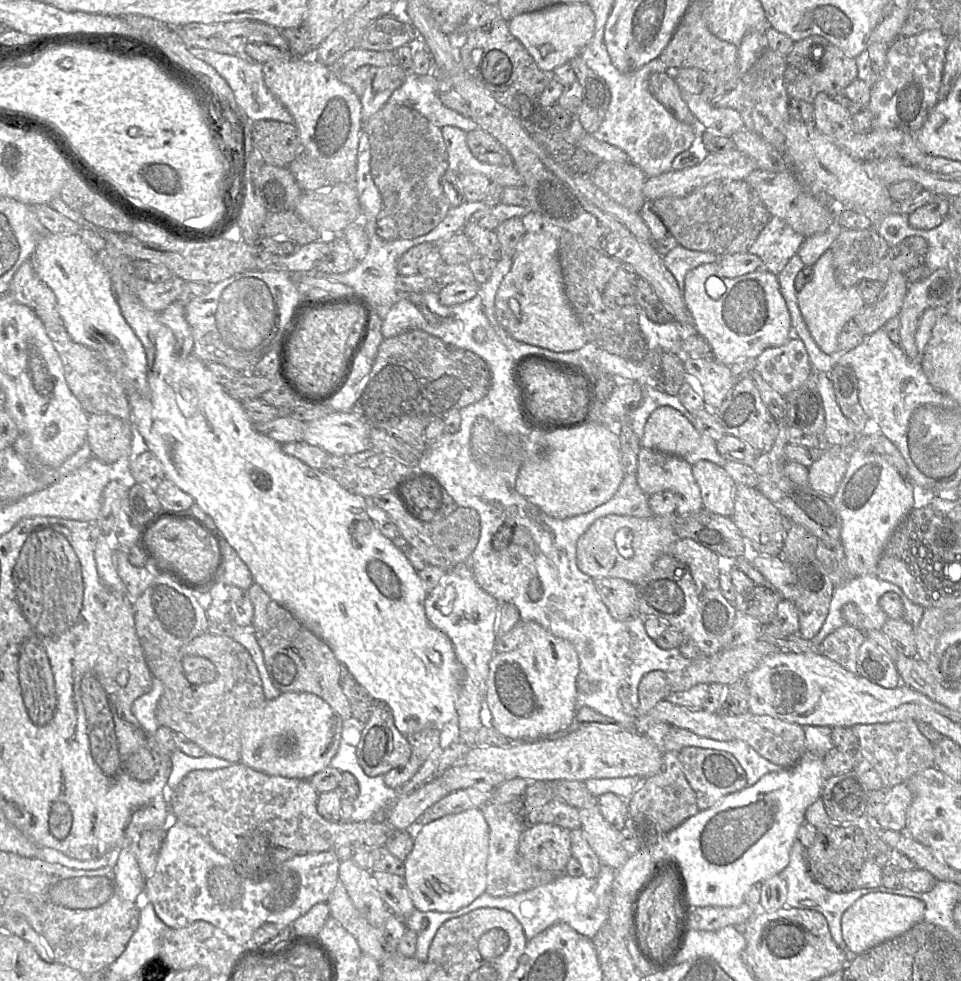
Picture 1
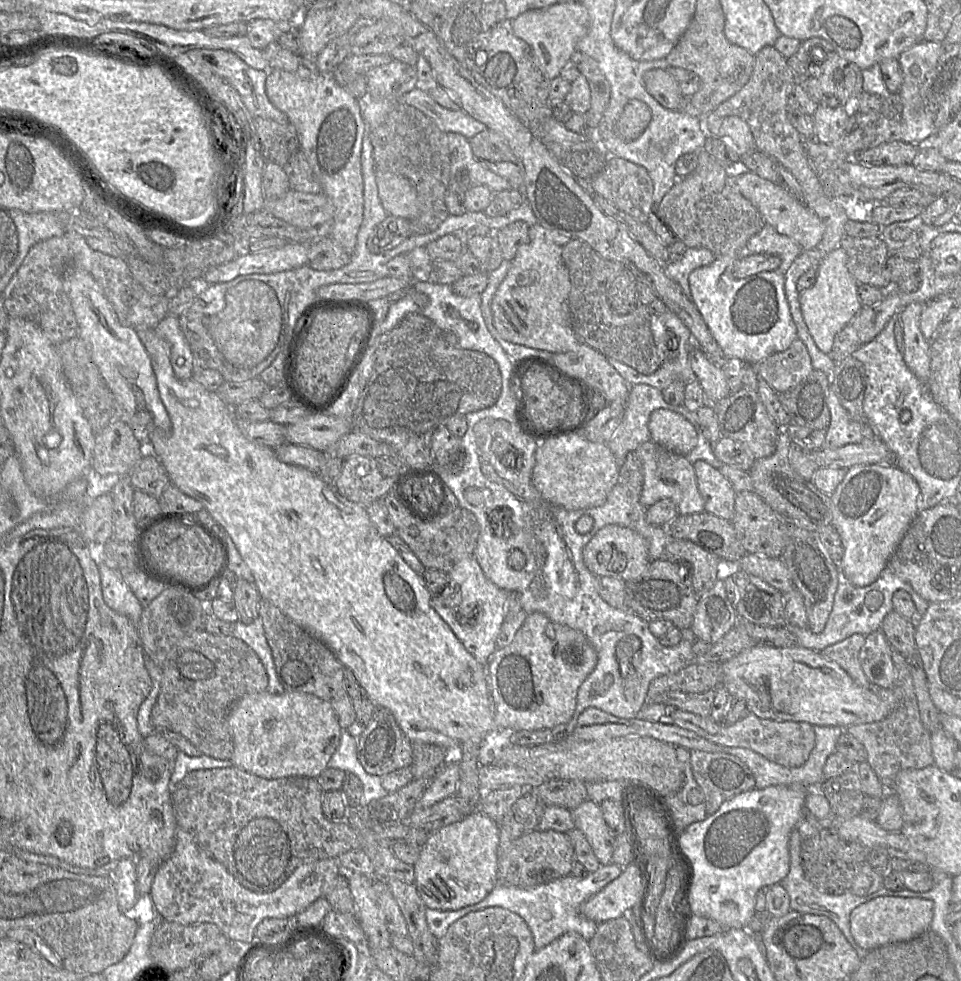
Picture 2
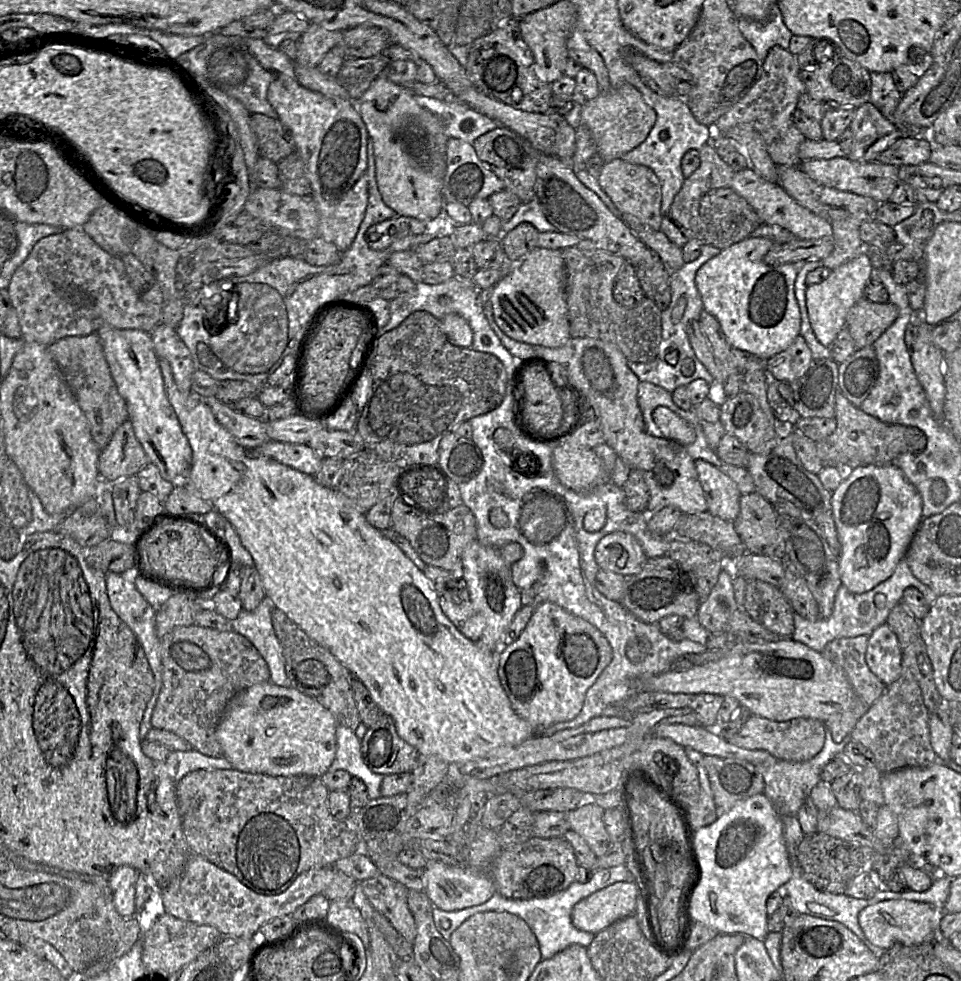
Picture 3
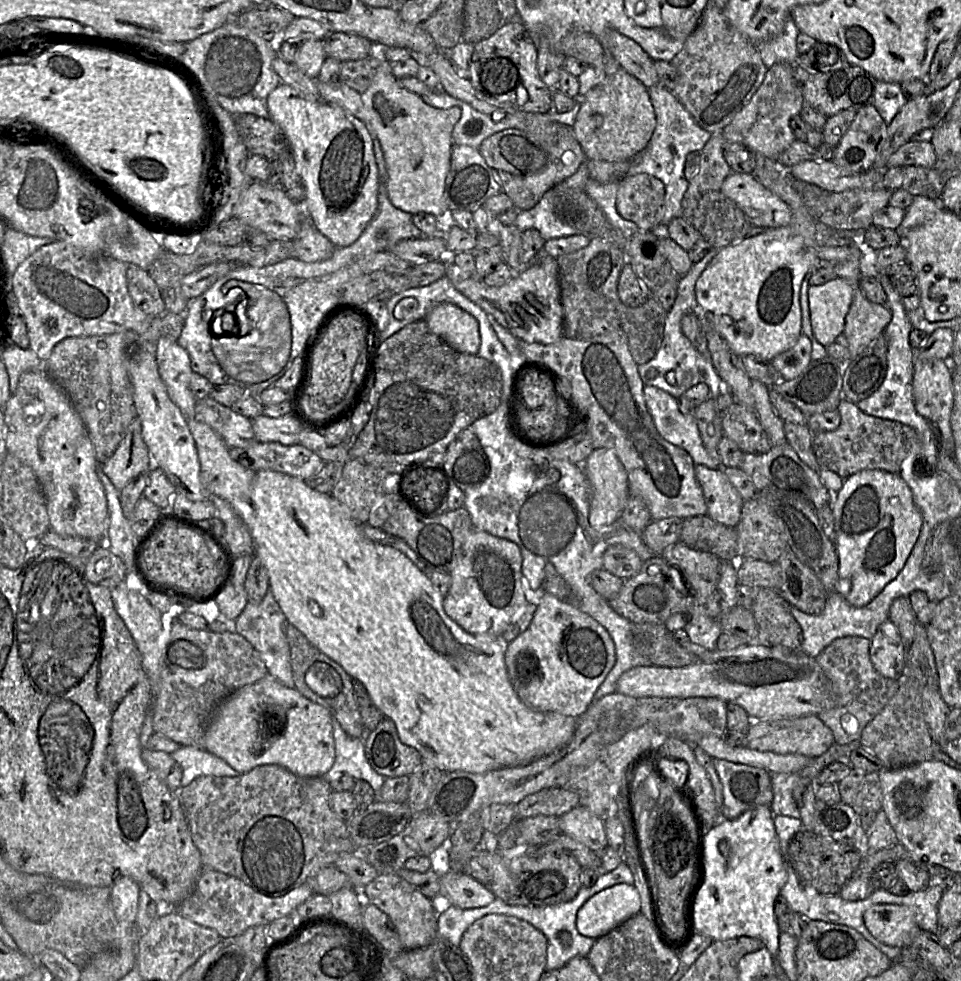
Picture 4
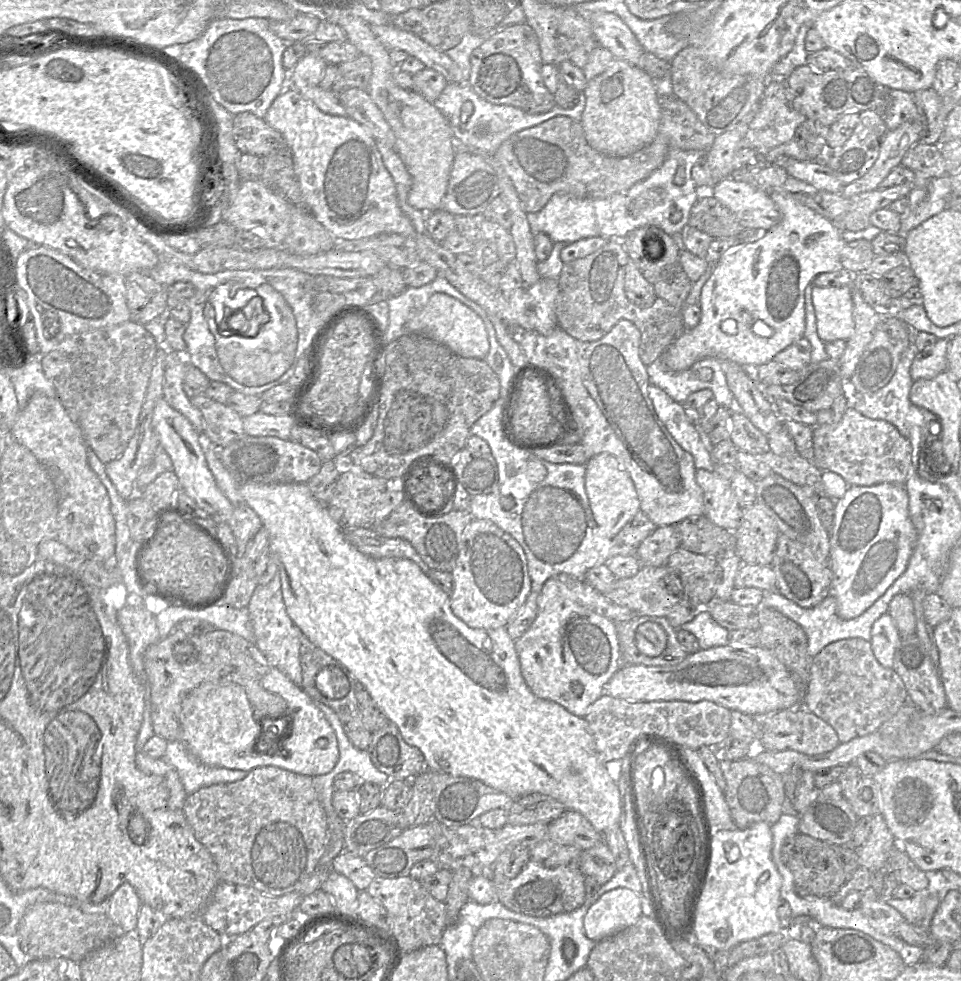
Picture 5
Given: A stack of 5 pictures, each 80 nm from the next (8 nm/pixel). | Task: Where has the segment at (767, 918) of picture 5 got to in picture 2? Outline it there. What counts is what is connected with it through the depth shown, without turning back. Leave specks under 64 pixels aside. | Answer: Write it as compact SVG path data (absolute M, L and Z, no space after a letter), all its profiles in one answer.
M775 785L751 789L726 800L705 820L690 824L680 834L679 843L693 866L689 895L692 915L717 921L727 929L745 928L755 911L757 893L781 883L790 870L789 839L796 828L809 789L801 785Z

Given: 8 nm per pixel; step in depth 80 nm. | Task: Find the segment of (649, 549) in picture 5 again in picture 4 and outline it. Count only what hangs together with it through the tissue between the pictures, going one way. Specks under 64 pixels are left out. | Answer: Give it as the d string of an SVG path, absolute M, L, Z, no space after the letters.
M677 517L652 520L641 533L644 544L655 556L662 556L670 546L679 541L683 520Z

